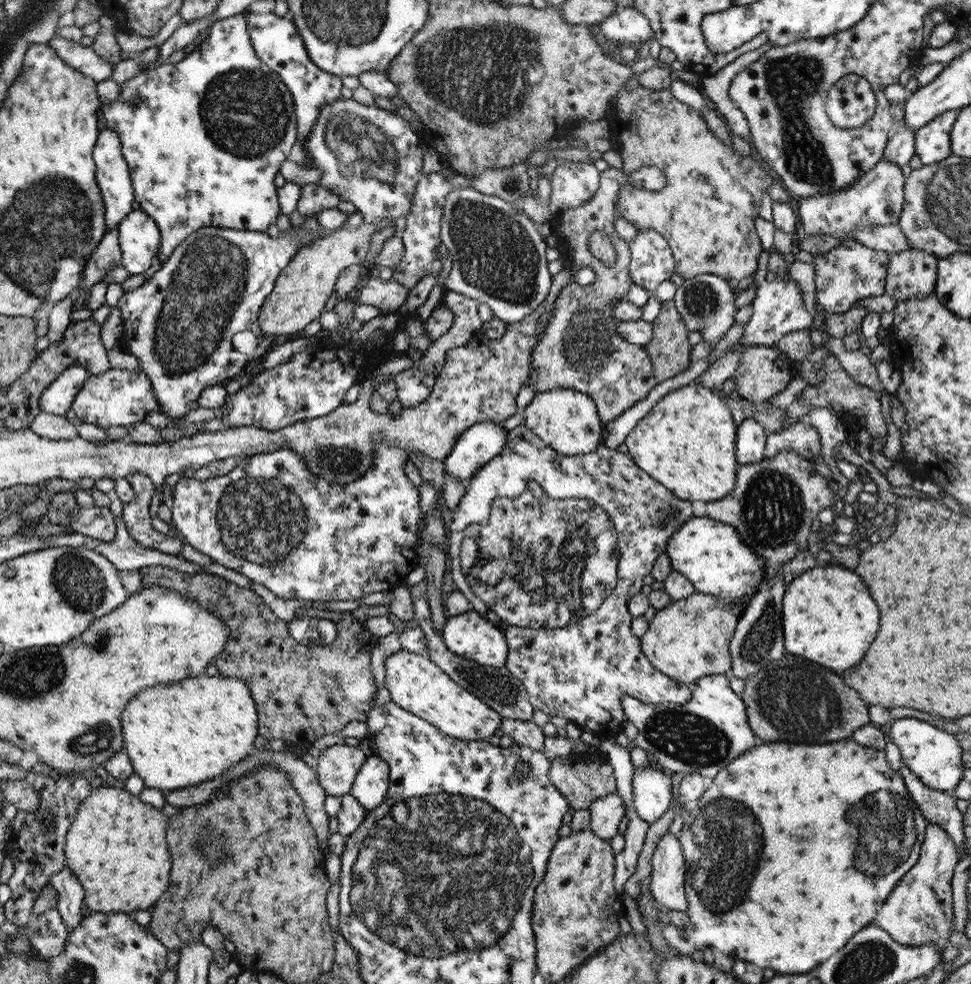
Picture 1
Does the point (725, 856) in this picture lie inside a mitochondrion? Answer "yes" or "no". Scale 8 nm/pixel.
yes

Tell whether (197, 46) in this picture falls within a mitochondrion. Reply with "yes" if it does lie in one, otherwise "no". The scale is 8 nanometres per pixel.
no

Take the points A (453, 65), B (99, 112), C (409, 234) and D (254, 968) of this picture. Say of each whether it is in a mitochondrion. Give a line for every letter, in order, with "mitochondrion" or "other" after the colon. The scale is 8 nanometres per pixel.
A: mitochondrion
B: other
C: other
D: other

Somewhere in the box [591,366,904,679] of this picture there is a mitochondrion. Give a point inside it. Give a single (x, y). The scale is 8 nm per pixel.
(771, 508)

